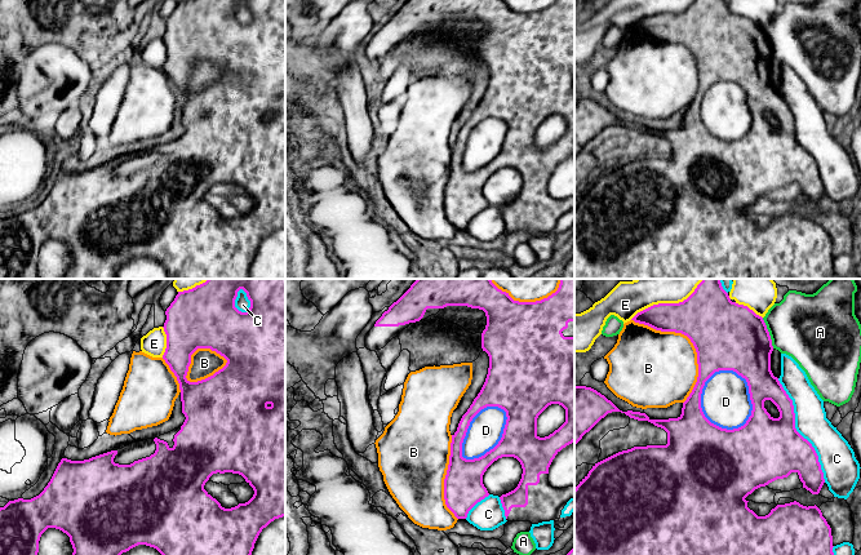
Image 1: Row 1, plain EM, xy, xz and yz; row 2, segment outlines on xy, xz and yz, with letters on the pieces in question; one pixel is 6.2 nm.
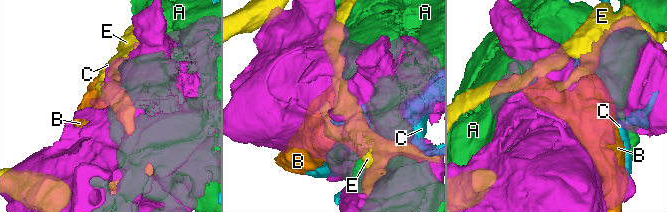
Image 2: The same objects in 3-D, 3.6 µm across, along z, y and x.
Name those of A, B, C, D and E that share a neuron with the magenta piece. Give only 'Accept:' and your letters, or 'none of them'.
Accept: none of them

